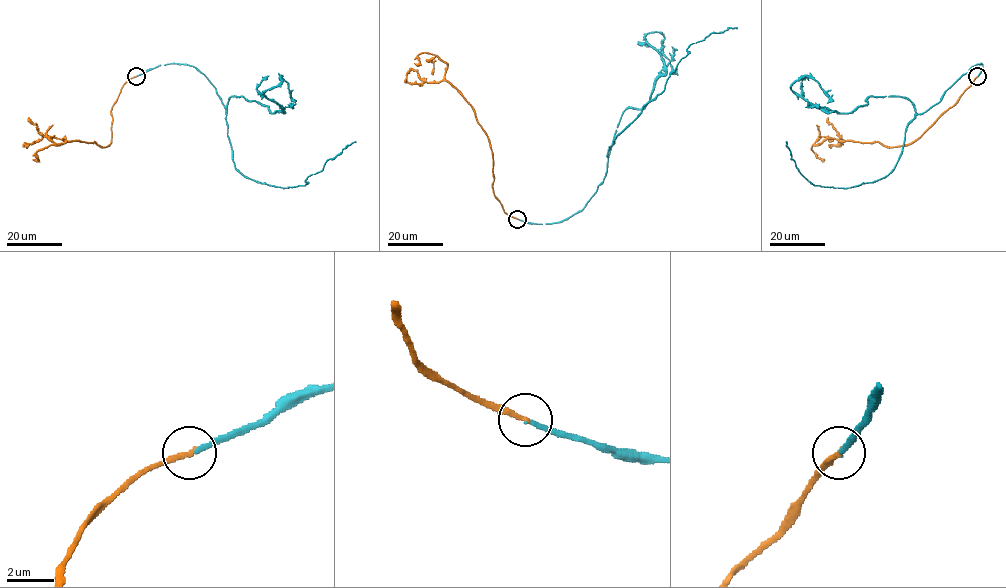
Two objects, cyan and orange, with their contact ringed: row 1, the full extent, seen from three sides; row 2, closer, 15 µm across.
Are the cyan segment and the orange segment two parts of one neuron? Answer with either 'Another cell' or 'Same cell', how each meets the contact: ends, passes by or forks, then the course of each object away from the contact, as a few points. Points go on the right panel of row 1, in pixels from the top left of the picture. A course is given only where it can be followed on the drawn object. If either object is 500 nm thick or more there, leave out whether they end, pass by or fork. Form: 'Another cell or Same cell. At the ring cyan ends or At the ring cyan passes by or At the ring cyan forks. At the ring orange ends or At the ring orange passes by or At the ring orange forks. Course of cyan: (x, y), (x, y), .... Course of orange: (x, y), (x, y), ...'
Same cell. At the ring cyan ends. At the ring orange ends. Course of cyan: (978, 76), (981, 63), (915, 116), (894, 169), (873, 182), (847, 188), (814, 185), (796, 166), (787, 142). Course of orange: (977, 76), (953, 105), (908, 144), (885, 147), (878, 142), (827, 138), (811, 149), (821, 159)

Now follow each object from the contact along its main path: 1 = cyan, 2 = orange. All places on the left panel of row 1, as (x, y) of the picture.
1: (136, 76), (178, 63), (202, 73), (225, 108), (236, 169), (257, 182), (283, 188), (304, 185), (356, 142)
2: (136, 76), (123, 85), (113, 105), (107, 147), (63, 138), (63, 143), (40, 149), (32, 159)

